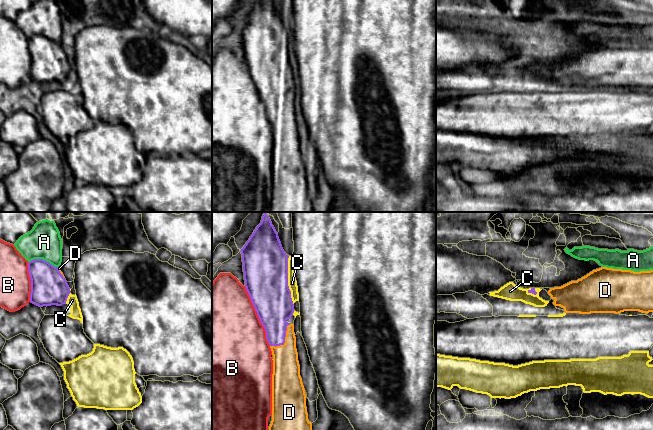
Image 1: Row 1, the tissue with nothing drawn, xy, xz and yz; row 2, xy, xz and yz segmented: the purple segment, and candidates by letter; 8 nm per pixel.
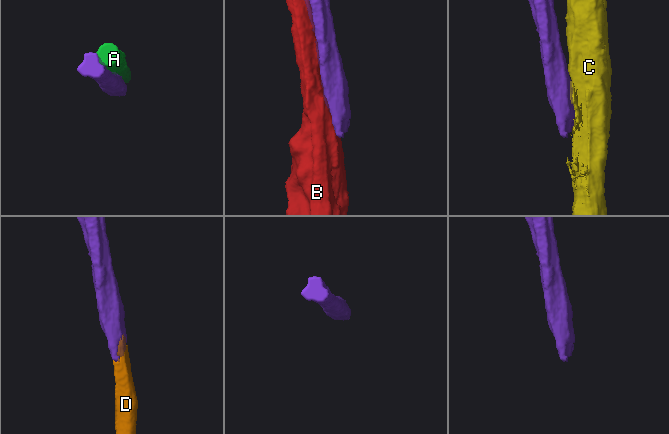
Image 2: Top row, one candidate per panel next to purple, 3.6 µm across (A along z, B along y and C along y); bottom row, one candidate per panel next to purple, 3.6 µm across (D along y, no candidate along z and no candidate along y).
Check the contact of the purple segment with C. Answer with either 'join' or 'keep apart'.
keep apart

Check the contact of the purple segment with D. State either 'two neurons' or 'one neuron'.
one neuron

